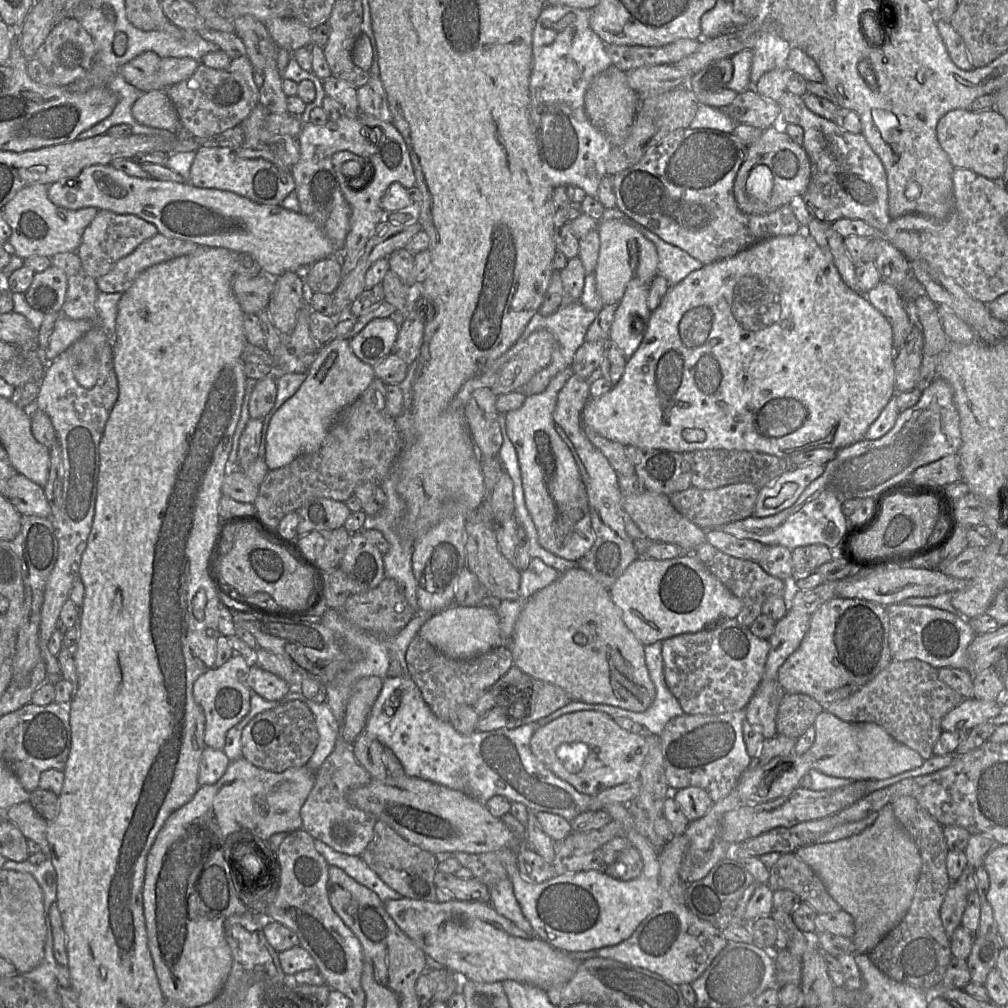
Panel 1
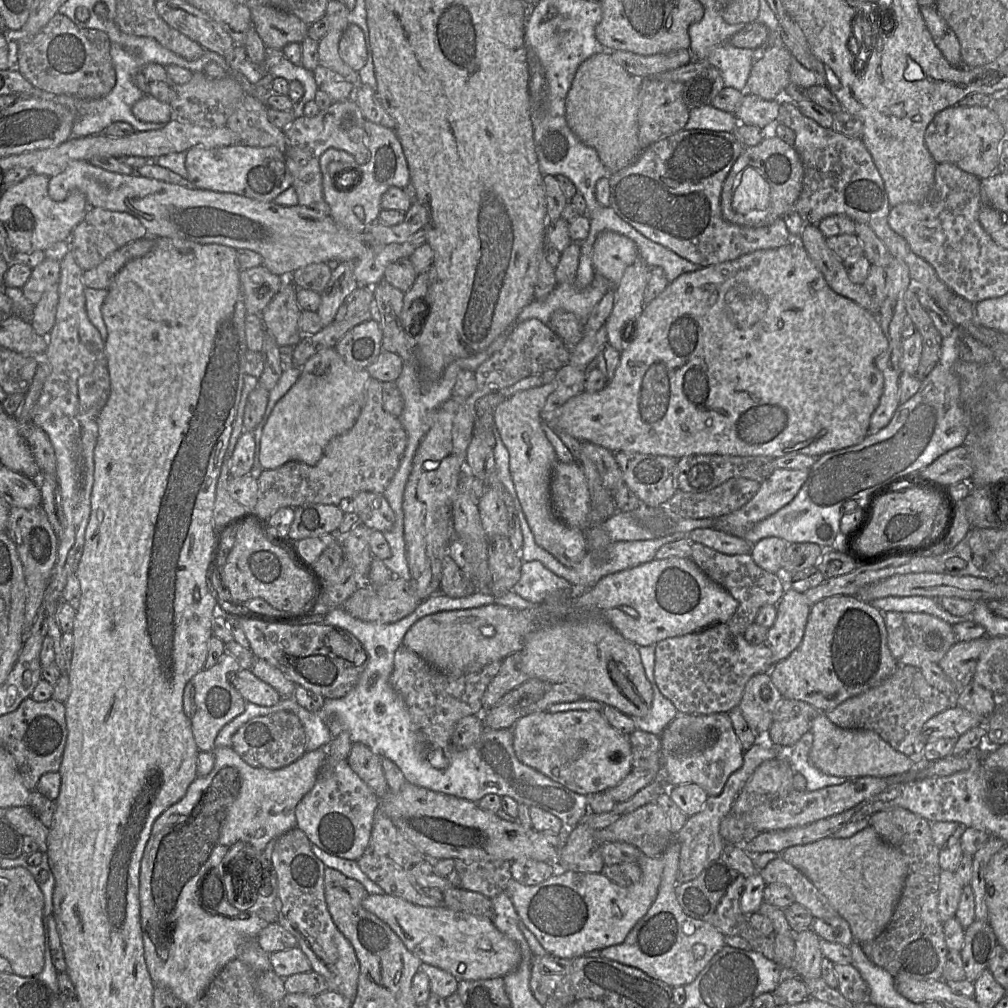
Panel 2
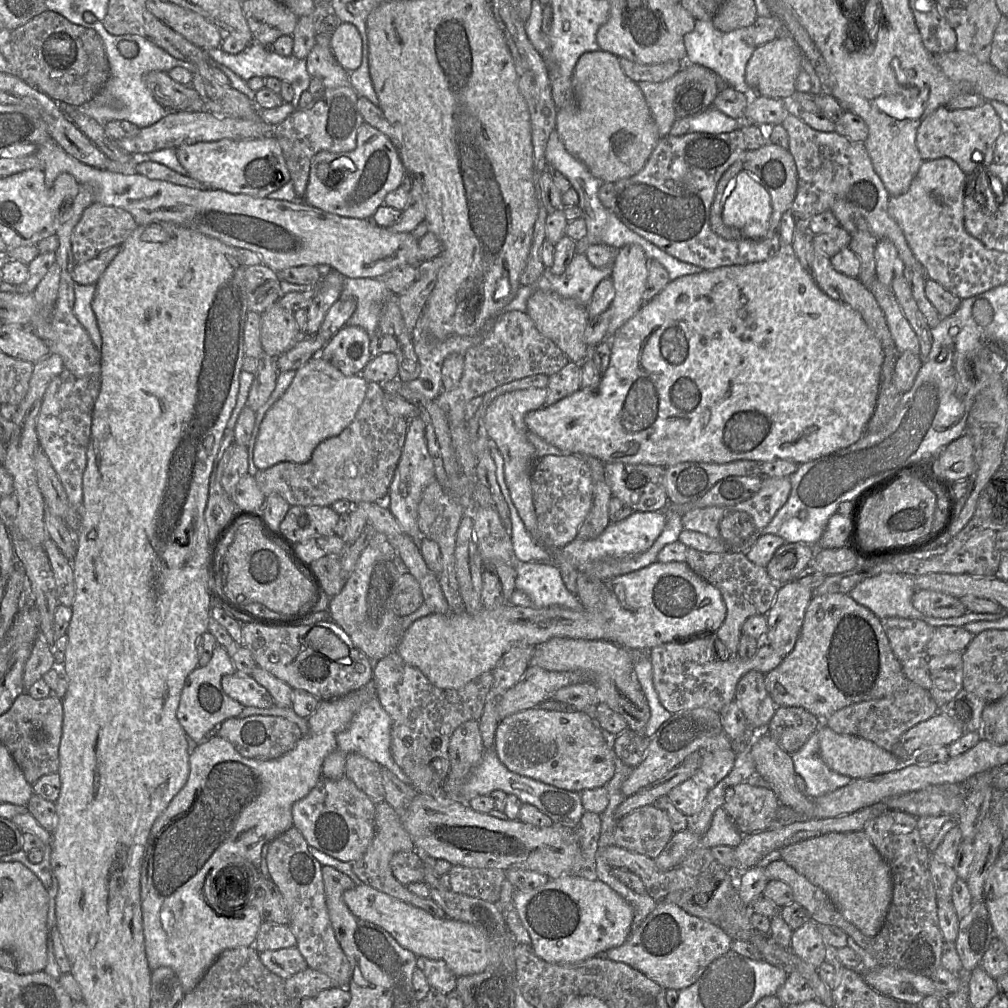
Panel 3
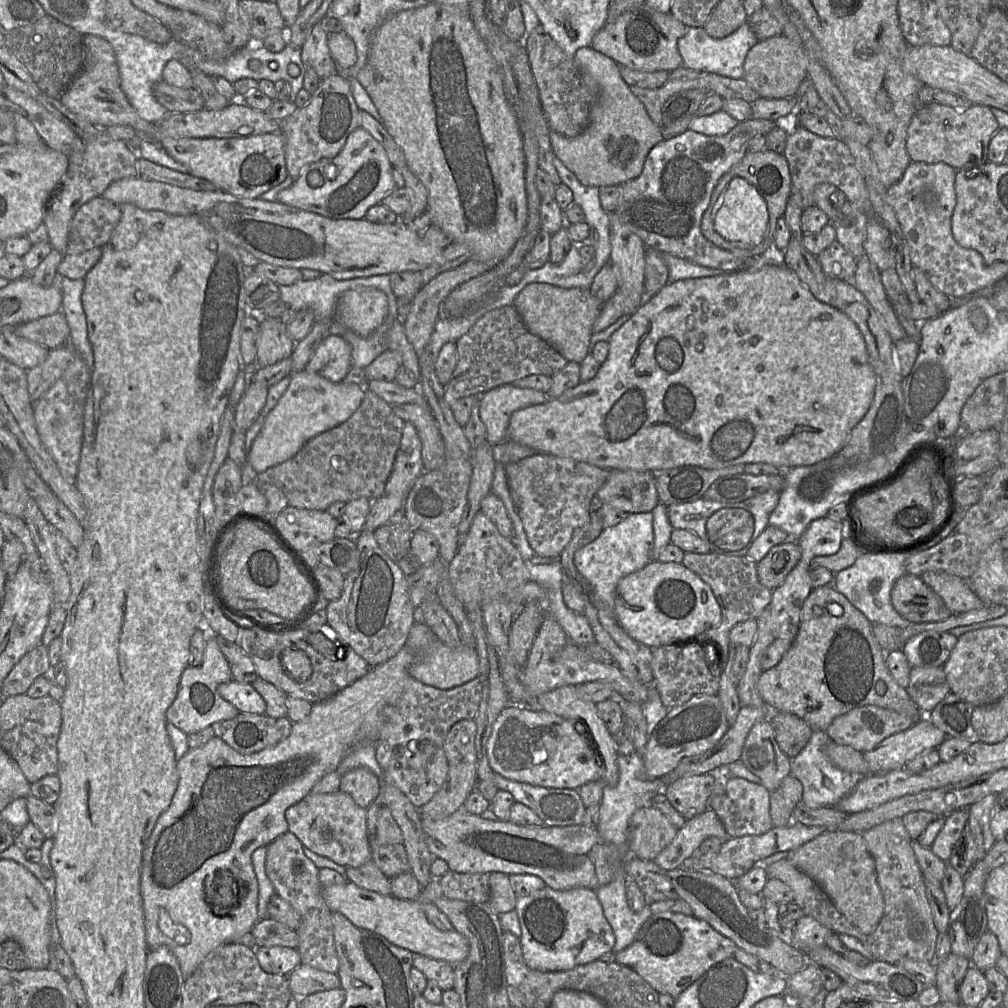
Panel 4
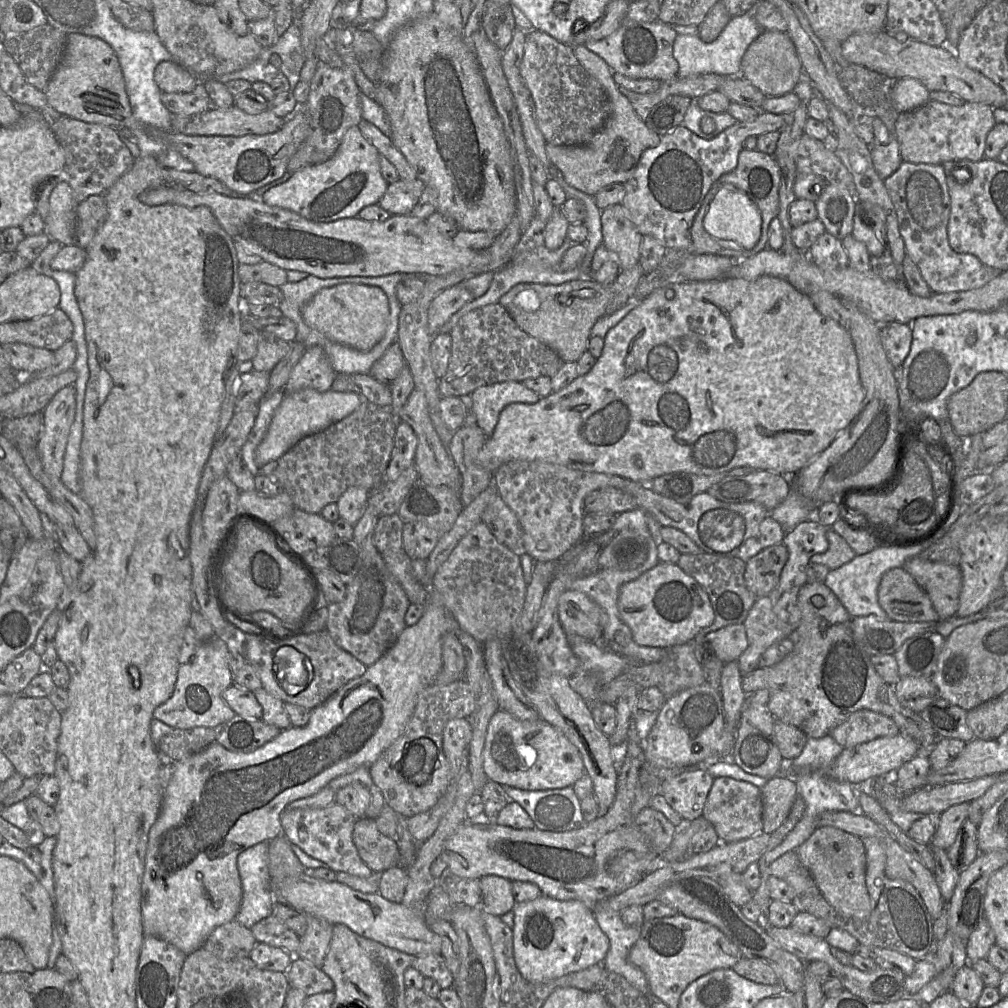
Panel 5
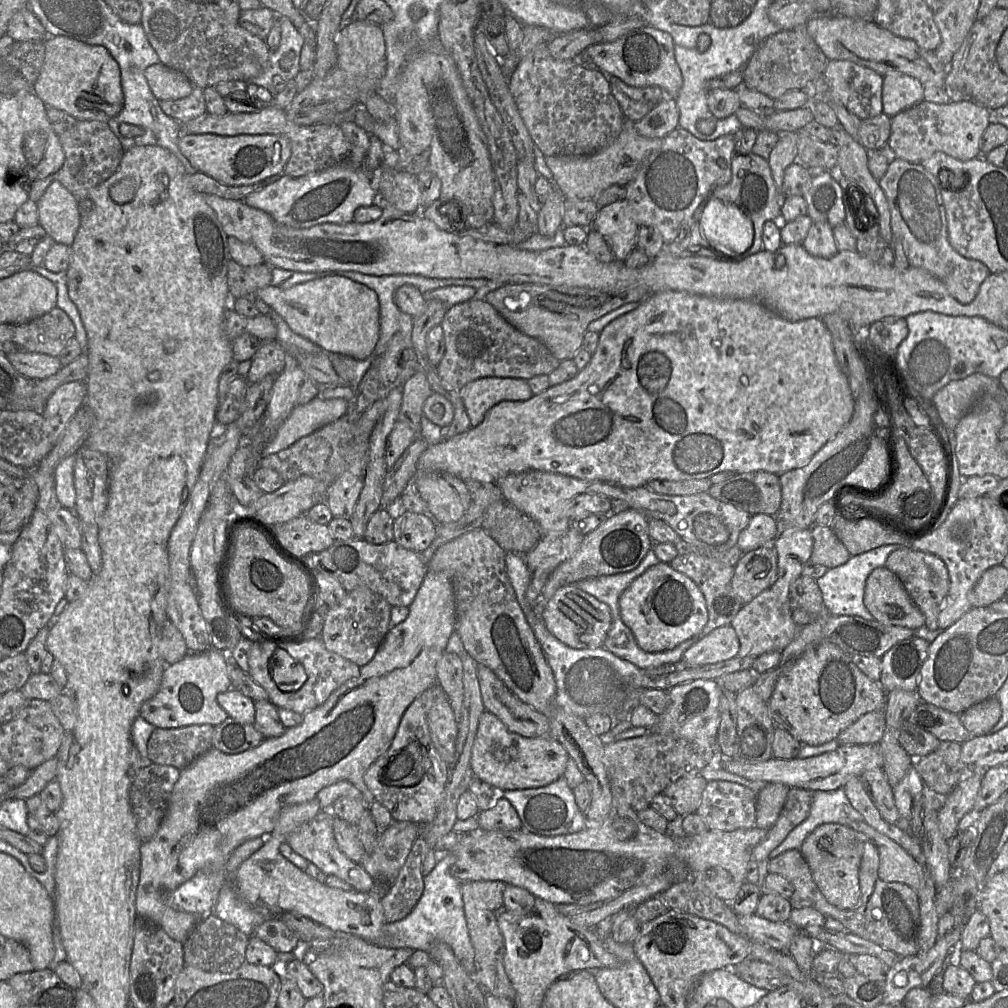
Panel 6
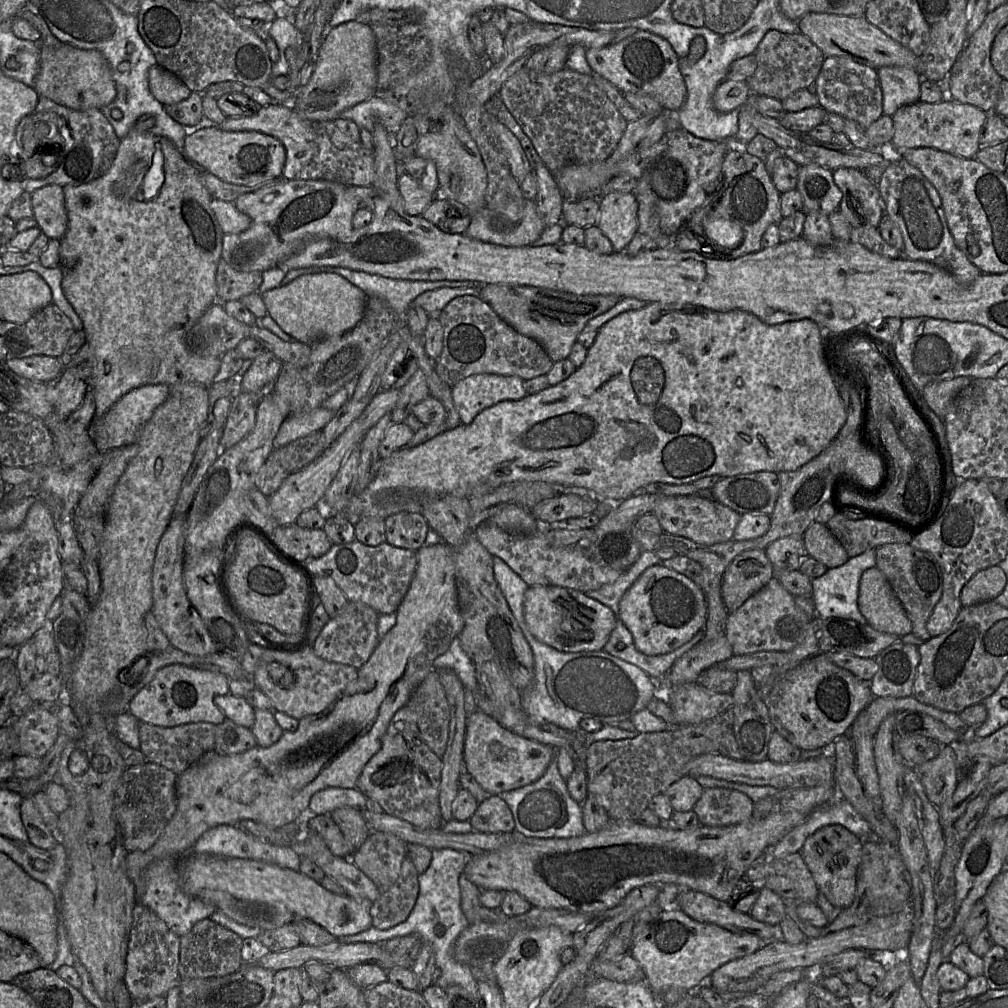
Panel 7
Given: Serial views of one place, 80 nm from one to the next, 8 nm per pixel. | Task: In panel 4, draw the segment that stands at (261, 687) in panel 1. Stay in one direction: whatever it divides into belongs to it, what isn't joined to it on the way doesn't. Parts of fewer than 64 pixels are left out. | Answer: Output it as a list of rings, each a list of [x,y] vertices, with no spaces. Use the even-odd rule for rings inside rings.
[[[231,680],[218,686],[222,698],[234,705],[240,713],[265,714],[266,702],[252,684]]]

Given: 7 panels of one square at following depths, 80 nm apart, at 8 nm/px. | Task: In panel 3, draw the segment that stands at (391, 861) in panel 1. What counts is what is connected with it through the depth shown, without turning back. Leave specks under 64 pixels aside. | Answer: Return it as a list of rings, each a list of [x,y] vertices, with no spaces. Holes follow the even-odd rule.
[[[385,801],[376,804],[375,810],[375,835],[365,854],[352,863],[352,870],[359,880],[376,890],[418,907],[435,918],[445,918],[444,910],[430,897],[422,898],[407,889],[406,885],[399,882],[392,873],[390,861],[393,855],[400,851],[417,850],[410,835],[404,829],[399,814]]]

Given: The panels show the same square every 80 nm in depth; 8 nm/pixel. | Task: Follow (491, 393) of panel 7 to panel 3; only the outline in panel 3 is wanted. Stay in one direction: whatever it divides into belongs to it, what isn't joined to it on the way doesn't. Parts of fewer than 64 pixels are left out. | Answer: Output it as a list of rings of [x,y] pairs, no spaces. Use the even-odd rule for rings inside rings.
[[[533,387],[507,392],[493,400],[488,406],[485,415],[485,424],[490,443],[500,451],[504,458],[505,480],[511,499],[535,542],[538,541],[538,528],[531,489],[531,472],[534,463],[538,459],[538,453],[535,445],[529,440],[531,432],[525,423],[525,416],[530,411],[545,406],[547,395],[547,387]]]

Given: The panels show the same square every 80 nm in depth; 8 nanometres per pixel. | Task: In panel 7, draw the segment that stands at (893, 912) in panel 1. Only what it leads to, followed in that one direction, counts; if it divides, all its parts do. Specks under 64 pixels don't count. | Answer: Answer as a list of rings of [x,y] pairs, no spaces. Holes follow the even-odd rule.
[[[833,824],[821,827],[809,835],[799,851],[819,892],[837,909],[849,907],[854,901],[862,843],[862,839],[845,827]]]

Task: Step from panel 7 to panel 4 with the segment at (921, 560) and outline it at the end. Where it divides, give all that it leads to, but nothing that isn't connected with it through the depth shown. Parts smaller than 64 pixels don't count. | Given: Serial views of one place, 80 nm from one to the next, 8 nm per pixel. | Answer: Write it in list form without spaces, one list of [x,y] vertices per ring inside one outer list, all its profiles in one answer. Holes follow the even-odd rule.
[[[927,571],[921,576],[944,602],[952,614],[981,609],[982,600],[971,590],[967,580],[946,572]]]

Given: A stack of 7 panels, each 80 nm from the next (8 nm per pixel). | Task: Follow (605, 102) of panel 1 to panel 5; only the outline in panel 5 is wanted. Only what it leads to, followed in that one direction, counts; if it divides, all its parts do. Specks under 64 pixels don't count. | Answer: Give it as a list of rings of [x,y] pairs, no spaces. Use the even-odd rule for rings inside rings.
[[[584,45],[573,47],[573,54],[584,69],[606,91],[610,102],[609,116],[604,125],[587,143],[572,146],[547,143],[546,153],[552,165],[562,173],[568,185],[594,196],[607,185],[625,184],[632,178],[643,152],[648,148],[656,147],[661,136],[650,130],[637,115],[628,98],[615,83],[613,79],[615,72],[601,57],[588,50]]]

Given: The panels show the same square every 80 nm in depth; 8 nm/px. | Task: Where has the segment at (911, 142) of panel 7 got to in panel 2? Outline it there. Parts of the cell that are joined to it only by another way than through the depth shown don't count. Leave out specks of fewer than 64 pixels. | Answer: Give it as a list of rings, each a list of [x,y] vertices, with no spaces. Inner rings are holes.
[[[955,105],[938,112],[926,128],[925,145],[936,163],[948,162],[955,164],[961,170],[979,177],[990,177],[999,170],[999,150],[1006,139],[1005,129],[997,114],[991,107]]]

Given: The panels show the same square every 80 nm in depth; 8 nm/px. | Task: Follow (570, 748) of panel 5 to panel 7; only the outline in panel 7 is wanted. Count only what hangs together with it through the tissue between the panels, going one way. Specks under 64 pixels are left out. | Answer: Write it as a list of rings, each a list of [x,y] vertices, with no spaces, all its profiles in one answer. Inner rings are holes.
[[[476,710],[467,715],[463,746],[463,771],[471,775],[489,795],[499,795],[529,785],[540,779],[554,760],[553,747],[527,739],[505,728],[495,718]]]

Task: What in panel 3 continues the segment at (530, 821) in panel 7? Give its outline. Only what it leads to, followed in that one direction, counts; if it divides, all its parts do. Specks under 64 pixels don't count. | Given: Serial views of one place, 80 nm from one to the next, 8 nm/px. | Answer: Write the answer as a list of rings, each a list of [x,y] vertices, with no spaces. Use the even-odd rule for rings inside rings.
[[[484,750],[478,765],[472,770],[460,789],[460,798],[464,801],[476,796],[487,796],[494,790],[515,795],[522,803],[530,804],[547,815],[554,825],[575,829],[585,812],[579,792],[560,789],[538,780],[514,773],[500,761],[495,750]]]

